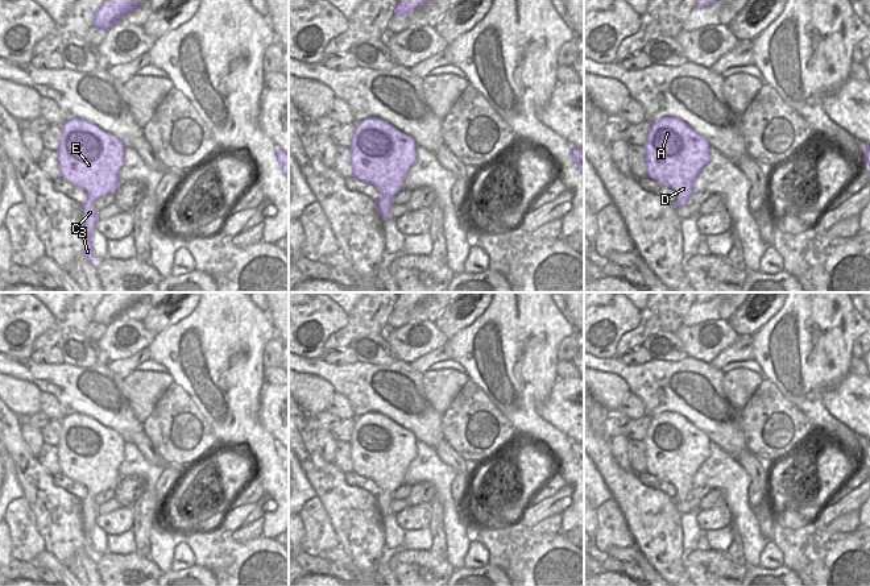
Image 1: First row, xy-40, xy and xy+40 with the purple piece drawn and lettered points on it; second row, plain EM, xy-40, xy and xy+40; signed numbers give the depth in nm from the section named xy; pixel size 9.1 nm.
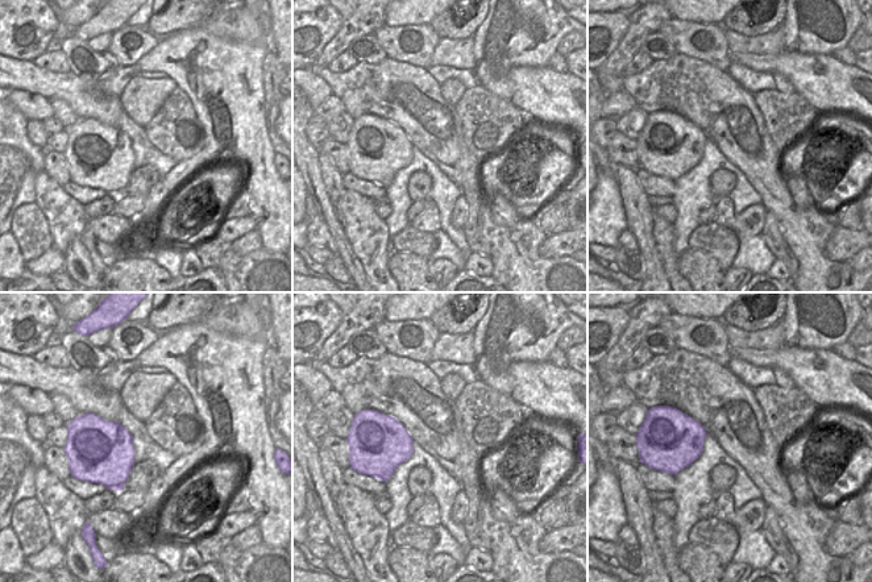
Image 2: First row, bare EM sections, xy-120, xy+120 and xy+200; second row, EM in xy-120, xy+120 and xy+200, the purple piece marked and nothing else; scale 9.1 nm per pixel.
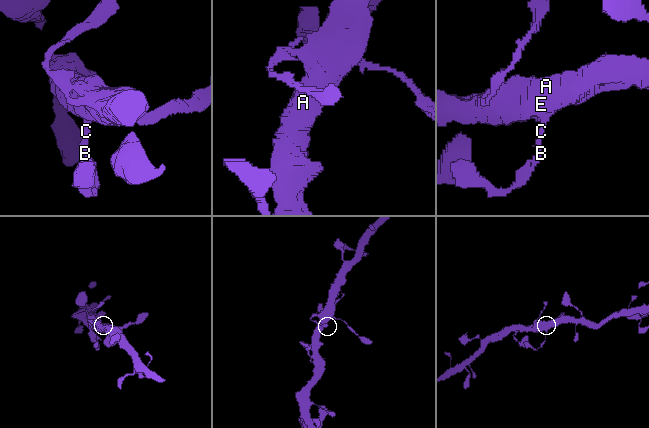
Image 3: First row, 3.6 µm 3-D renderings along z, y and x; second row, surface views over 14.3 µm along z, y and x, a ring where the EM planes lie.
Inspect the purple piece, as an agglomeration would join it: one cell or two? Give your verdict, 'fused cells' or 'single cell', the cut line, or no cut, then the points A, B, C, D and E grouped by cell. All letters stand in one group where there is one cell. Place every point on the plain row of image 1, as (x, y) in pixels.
single cell; no cut; A B C D E

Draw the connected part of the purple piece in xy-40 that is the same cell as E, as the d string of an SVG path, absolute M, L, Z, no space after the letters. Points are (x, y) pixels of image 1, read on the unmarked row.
M69 415L61 421L58 464L61 473L84 485L88 490L83 504L84 550L91 557L99 554L92 548L95 519L99 506L95 496L104 490L115 490L120 482L119 466L124 461L125 437L86 415Z

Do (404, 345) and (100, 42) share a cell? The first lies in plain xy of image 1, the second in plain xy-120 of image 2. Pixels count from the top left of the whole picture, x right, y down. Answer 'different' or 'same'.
different

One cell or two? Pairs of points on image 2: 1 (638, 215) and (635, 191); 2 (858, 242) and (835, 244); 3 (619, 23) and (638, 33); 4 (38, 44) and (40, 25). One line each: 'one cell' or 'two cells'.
1: one cell
2: one cell
3: two cells
4: one cell

